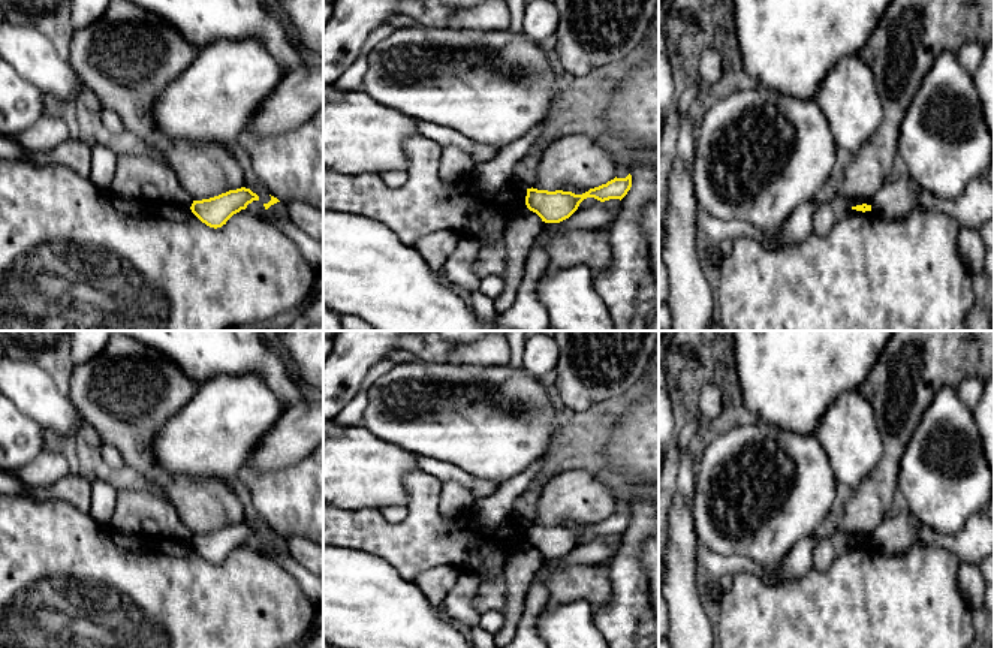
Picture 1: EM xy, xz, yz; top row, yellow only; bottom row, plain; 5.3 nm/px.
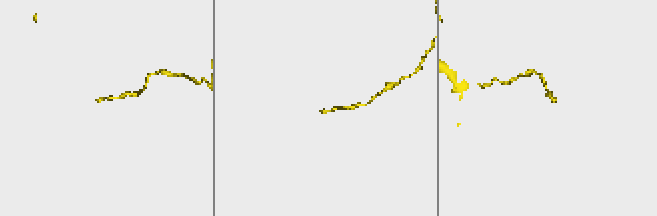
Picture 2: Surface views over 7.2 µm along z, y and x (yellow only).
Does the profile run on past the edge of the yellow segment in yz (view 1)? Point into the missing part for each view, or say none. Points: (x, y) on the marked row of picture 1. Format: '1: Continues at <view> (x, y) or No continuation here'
1: No continuation here

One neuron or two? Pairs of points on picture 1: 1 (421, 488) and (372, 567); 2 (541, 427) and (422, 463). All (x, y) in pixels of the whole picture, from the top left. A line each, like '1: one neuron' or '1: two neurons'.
1: two neurons
2: two neurons

